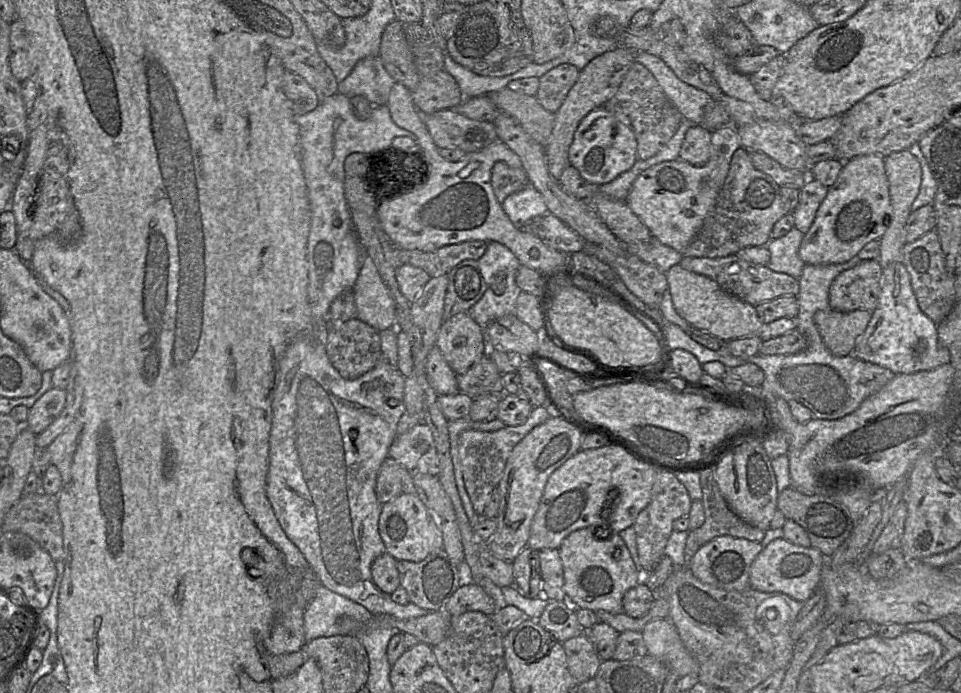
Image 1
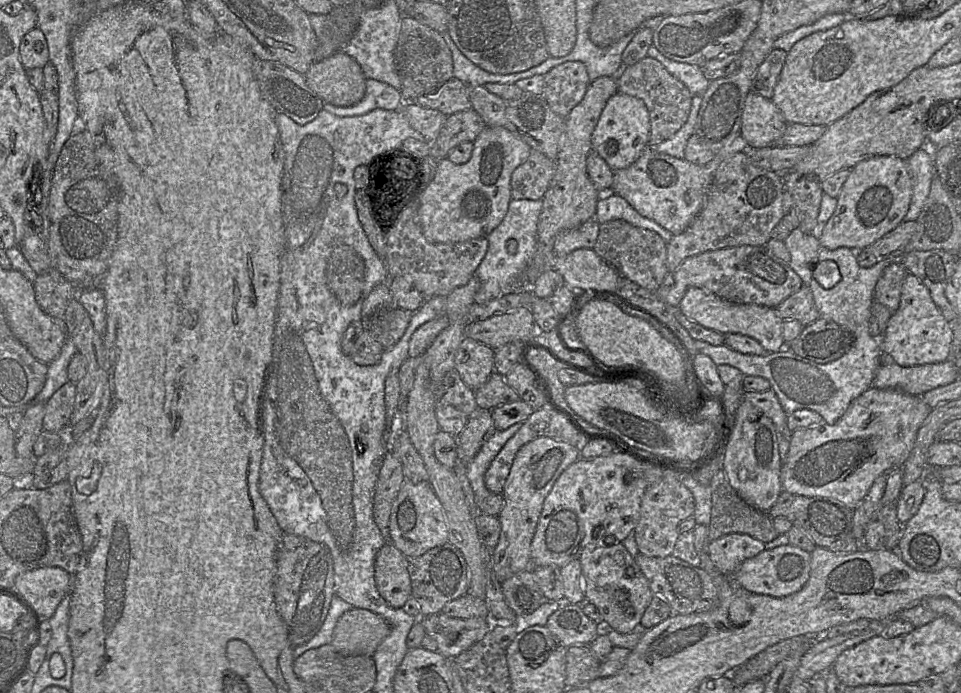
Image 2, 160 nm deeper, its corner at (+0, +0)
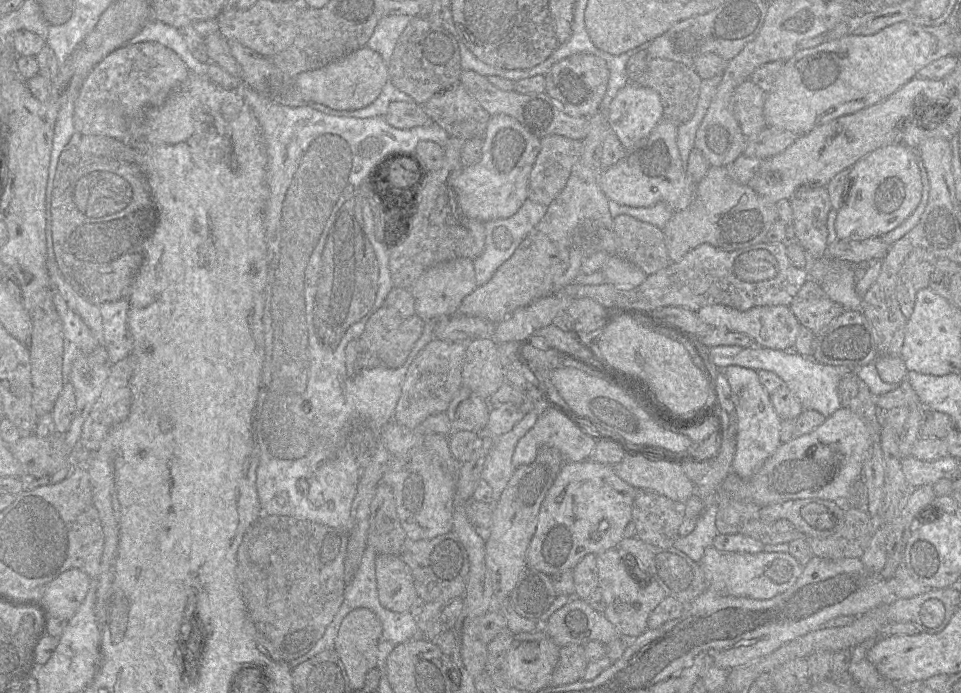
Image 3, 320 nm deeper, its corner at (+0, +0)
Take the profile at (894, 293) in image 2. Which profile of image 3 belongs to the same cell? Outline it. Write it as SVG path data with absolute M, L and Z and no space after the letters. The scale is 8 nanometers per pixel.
M924 248L913 249L903 261L896 280L896 297L902 314L910 318L916 294L929 286L938 258Z

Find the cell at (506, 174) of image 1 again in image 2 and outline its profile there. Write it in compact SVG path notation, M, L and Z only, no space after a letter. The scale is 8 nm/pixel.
M532 149L527 160L512 173L510 182L512 199L542 199L555 172L556 161Z

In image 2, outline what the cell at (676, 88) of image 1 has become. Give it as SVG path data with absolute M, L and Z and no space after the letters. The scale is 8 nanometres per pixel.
M653 44L649 47L647 56L658 60L670 74L688 88L693 96L703 95L707 90L710 81L704 76L701 67L671 60L665 57Z

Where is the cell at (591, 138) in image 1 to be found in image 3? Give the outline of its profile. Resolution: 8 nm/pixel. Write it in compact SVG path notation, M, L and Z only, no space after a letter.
M628 82L617 92L606 114L610 129L625 150L647 138L663 120L658 93L632 82Z

